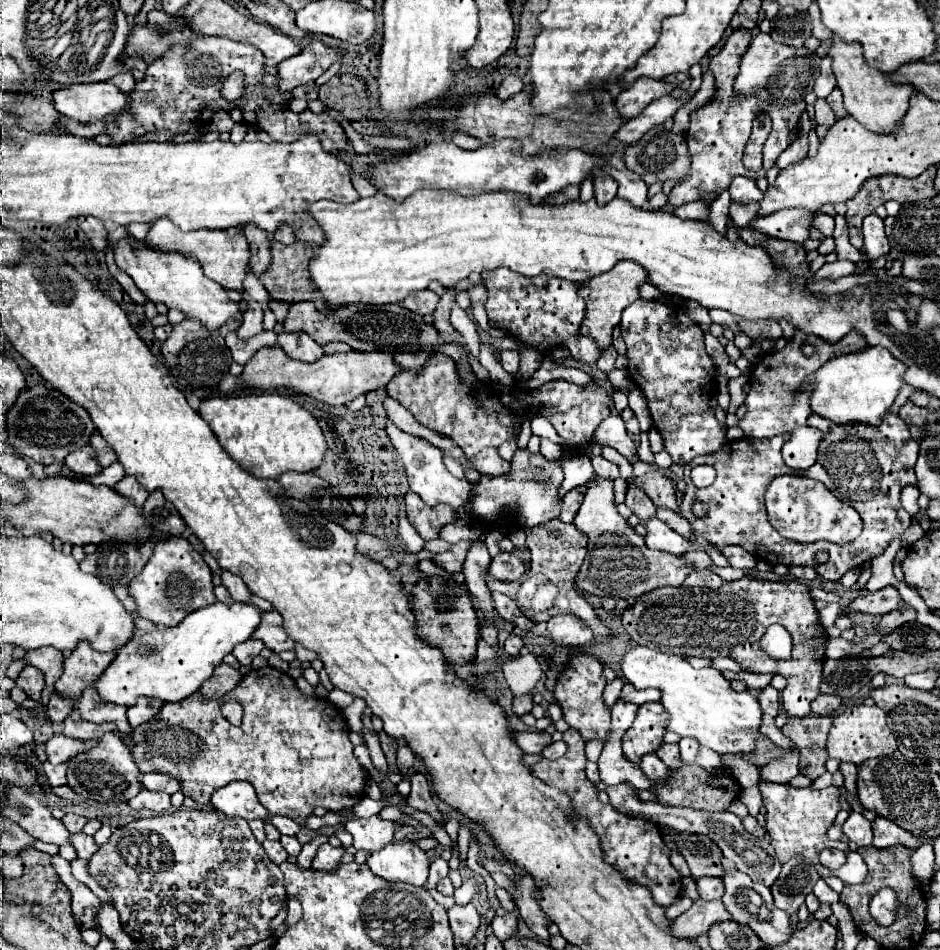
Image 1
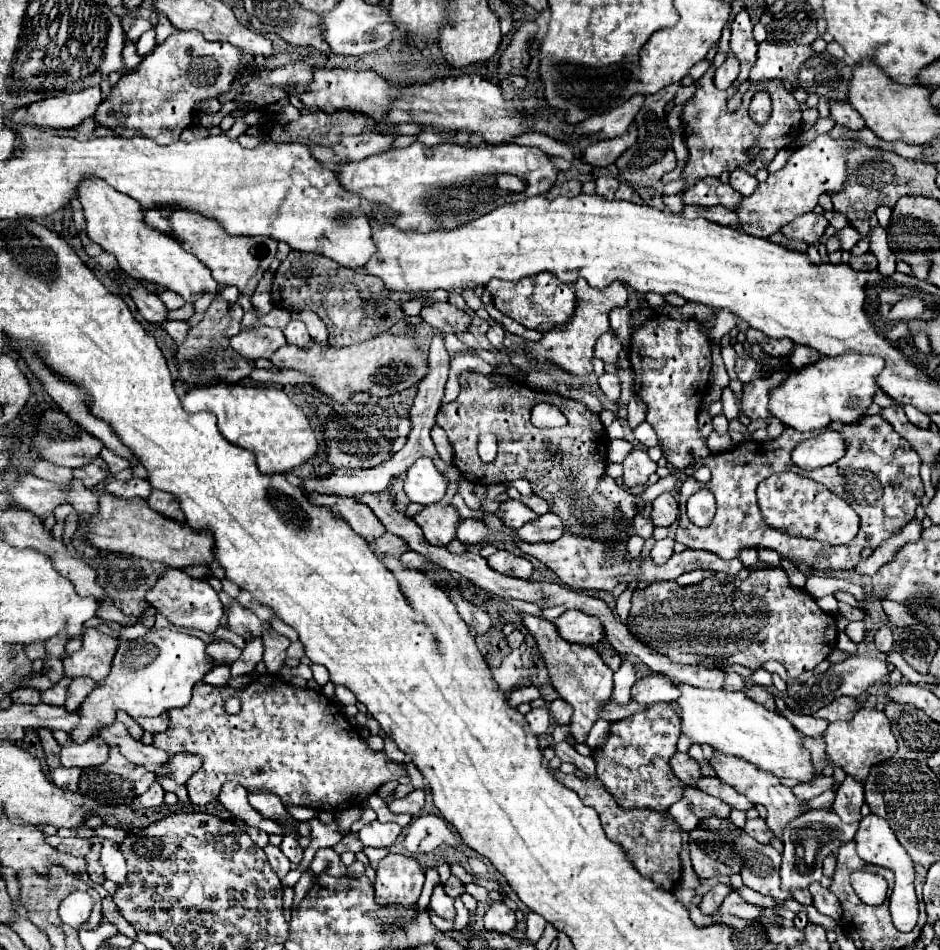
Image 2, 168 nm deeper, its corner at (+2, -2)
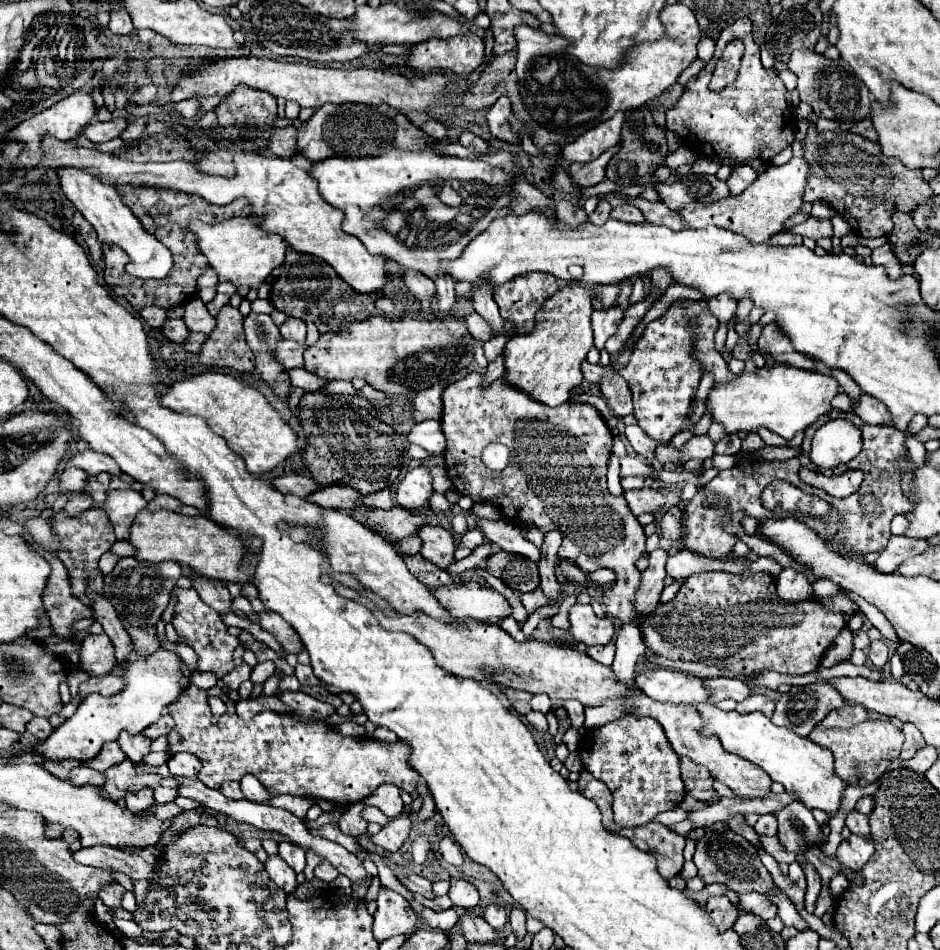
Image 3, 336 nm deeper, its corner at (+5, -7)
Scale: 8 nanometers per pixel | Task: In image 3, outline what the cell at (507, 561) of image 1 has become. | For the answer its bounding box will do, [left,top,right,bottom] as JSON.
[486,551,540,593]

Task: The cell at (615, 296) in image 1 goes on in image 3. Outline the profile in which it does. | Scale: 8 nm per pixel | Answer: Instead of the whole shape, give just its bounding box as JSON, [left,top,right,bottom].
[504,281,594,407]

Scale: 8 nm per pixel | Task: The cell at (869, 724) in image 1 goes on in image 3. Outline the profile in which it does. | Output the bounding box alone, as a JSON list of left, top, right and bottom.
[810,721,904,785]

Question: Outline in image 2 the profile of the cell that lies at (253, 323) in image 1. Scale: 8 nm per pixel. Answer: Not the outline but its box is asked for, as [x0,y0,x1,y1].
[169,210,277,296]

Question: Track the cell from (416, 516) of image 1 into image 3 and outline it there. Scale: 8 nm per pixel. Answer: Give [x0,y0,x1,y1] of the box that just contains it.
[418,525,454,567]

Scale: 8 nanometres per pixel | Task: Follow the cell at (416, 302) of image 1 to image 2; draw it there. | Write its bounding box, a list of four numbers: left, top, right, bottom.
[421,302,473,332]

